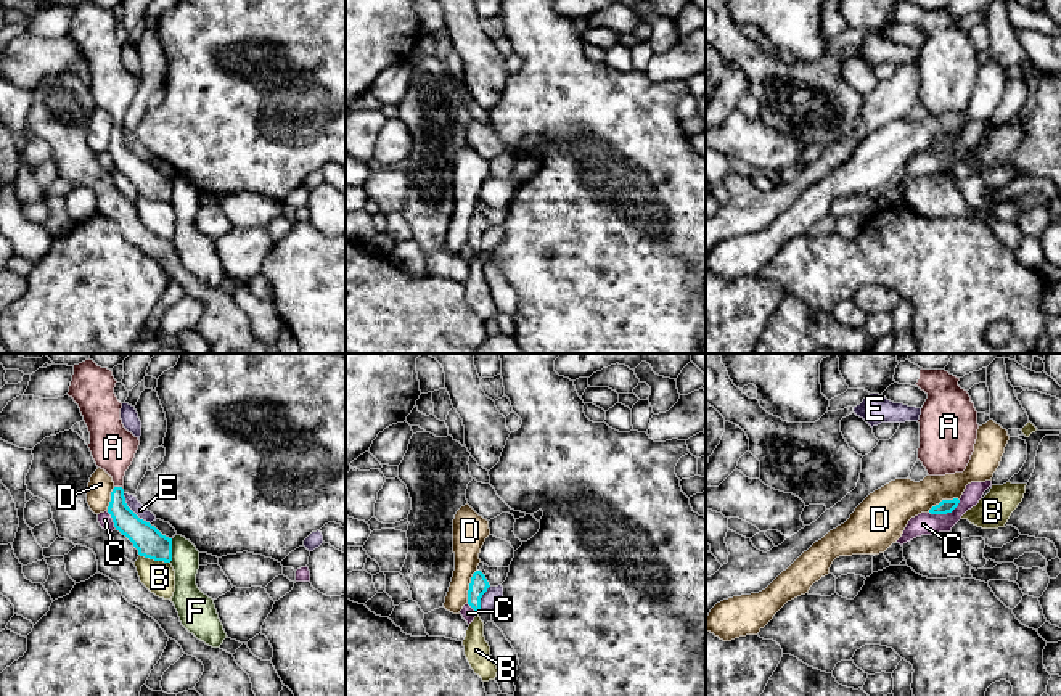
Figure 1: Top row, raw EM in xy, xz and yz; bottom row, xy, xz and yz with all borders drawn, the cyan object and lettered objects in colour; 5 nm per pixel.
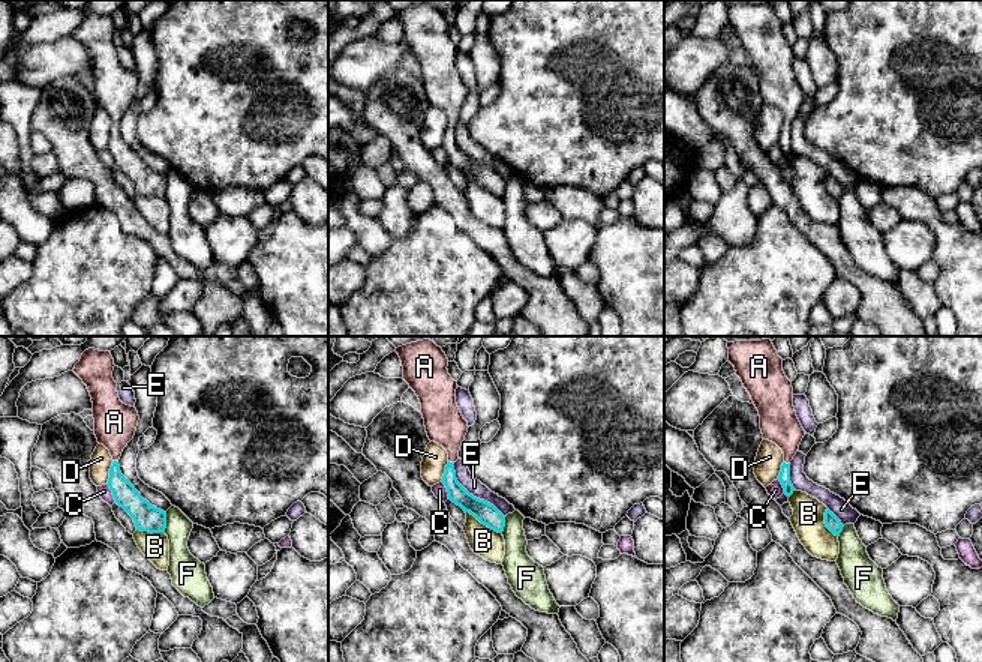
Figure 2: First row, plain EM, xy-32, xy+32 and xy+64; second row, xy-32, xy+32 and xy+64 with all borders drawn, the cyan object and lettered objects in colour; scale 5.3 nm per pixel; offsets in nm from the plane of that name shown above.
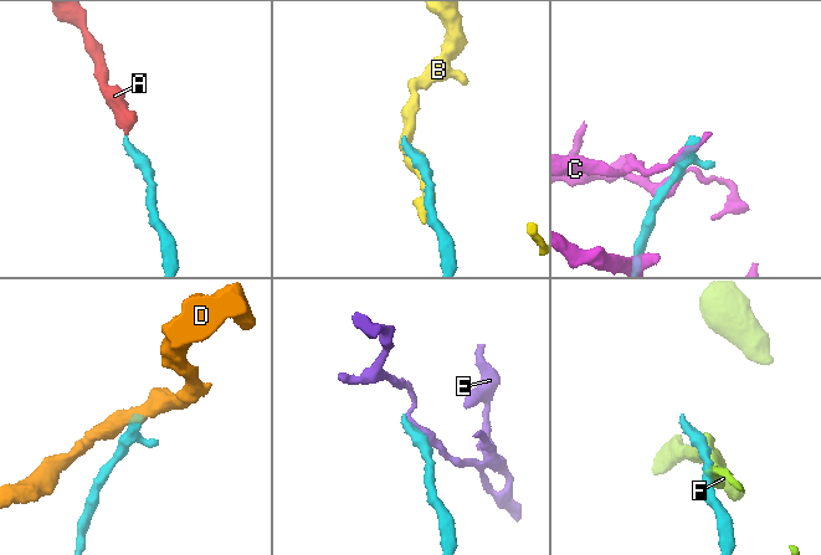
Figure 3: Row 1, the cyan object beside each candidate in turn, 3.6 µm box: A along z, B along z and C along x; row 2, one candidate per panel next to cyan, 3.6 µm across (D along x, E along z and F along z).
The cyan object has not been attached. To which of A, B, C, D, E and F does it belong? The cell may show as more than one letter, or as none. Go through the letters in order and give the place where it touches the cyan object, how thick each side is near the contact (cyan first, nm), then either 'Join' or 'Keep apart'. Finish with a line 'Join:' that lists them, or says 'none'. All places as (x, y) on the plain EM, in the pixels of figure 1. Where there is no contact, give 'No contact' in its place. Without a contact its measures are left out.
A: Touches cyan at xy (118, 127). Thickness 120 nm (cyan) against 220 nm. Join
B: Touches cyan at xy (155, 200). Thickness 150 nm (cyan) against 160 nm. Keep apart
C: Touches cyan at yz (946, 153). Thickness 70 nm (cyan) against 110 nm. Keep apart
D: Touches cyan at xz (470, 225). Thickness 90 nm (cyan) against 160 nm. Keep apart
E: Touches cyan at xy (132, 151). Thickness 150 nm (cyan) against 60 nm. Keep apart
F: Touches cyan at xy (171, 190). Thickness 150 nm (cyan) against 140 nm. Keep apart
Join: A

